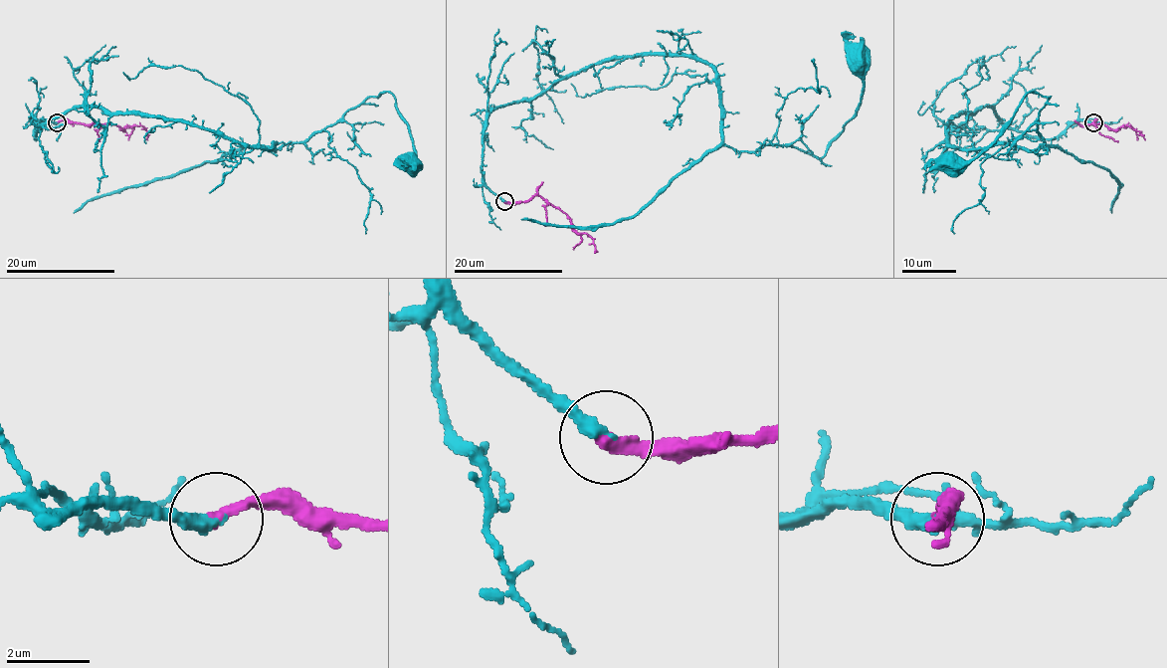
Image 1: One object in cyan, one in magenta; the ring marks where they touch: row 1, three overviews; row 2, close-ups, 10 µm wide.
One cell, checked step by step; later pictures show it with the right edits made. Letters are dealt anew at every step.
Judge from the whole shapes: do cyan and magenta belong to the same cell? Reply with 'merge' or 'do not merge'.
merge

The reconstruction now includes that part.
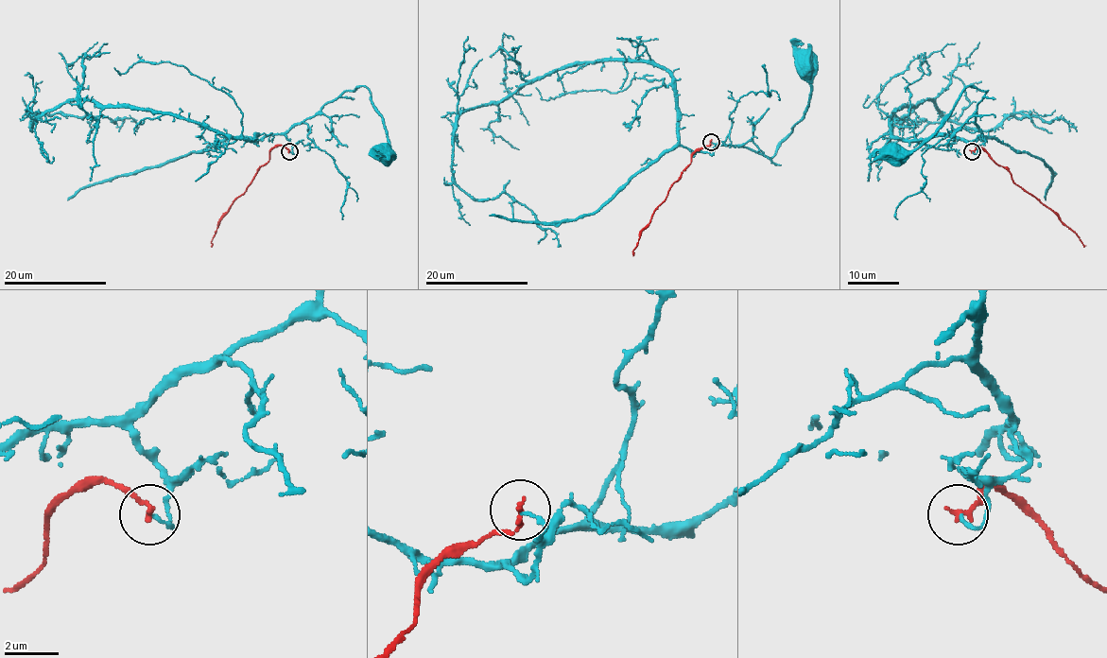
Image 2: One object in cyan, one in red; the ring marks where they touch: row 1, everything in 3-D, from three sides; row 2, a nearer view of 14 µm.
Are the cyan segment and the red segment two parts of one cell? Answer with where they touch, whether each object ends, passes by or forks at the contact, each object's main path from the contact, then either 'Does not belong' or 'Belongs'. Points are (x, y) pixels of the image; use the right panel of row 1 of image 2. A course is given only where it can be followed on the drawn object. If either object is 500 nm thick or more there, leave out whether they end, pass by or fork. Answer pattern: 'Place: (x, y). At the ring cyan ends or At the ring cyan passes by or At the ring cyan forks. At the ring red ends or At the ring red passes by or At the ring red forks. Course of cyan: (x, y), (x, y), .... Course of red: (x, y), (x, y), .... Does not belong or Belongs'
Place: (972, 151). At the ring cyan ends. At the ring red ends. Course of cyan: (973, 151), (984, 141), (976, 110), (987, 92), (973, 86), (929, 137), (909, 151), (890, 150). Course of red: (971, 151), (979, 146), (1006, 169), (1017, 185), (1057, 216), (1084, 247). Does not belong

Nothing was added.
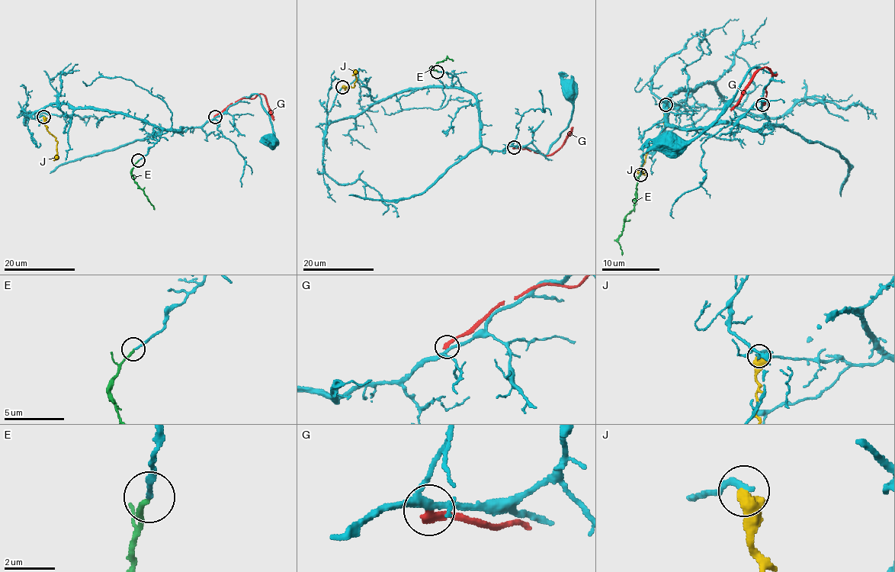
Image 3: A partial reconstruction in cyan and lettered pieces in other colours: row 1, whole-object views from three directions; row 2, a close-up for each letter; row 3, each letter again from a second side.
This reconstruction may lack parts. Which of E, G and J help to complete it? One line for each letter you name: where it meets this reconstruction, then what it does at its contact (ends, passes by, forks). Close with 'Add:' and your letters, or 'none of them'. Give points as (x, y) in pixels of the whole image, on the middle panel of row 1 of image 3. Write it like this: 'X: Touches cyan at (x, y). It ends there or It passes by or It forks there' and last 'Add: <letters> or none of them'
E: Touches cyan at (437, 72). It ends there
Add: E

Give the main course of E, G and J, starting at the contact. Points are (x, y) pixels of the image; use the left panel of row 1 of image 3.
E: (138, 160), (132, 176), (154, 209)
G: (215, 116), (232, 103), (263, 94), (266, 98), (274, 120)
J: (43, 116), (46, 129), (58, 141), (56, 158), (53, 160)

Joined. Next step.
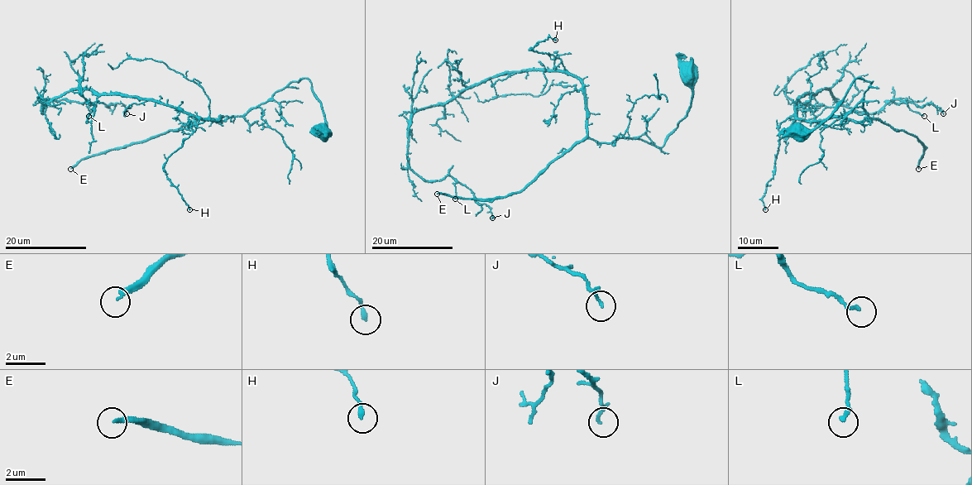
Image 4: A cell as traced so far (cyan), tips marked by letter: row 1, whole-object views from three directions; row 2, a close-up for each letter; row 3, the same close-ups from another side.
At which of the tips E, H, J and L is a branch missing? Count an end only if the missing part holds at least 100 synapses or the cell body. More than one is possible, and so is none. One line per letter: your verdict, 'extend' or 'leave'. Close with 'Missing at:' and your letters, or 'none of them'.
E: extend
H: leave
J: leave
L: leave
Missing at: E

